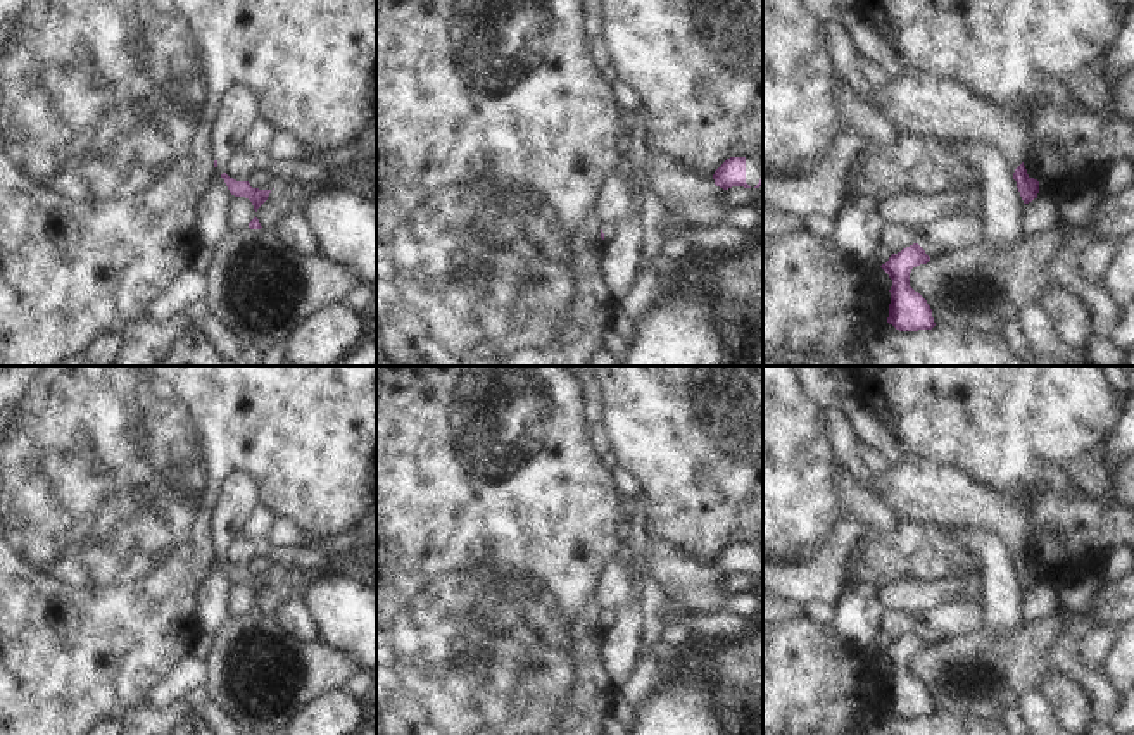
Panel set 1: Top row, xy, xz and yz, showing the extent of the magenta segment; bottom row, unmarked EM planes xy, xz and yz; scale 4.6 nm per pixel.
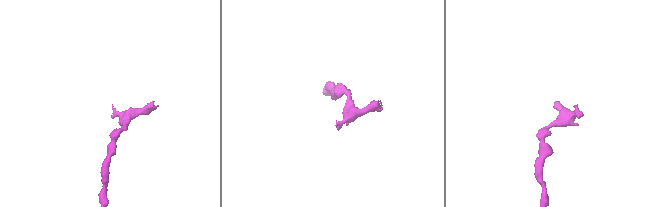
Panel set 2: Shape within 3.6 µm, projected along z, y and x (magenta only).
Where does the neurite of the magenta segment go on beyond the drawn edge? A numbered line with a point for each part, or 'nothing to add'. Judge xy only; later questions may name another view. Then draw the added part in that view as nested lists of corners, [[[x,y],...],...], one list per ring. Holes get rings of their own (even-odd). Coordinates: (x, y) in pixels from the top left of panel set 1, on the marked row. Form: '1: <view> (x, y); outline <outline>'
1: xy (240, 109); outline [[[233,88],[224,97],[224,107],[217,110],[217,121],[211,131],[211,150],[217,160],[217,171],[228,169],[228,159],[238,150],[252,122],[259,119],[259,107],[250,90]]]

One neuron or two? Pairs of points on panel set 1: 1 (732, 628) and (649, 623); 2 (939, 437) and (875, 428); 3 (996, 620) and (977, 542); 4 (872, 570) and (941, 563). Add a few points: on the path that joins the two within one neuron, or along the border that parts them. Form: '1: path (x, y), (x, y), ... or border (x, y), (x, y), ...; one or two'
1: border (665, 597), (658, 613), (661, 627); two
2: border (869, 411), (908, 454); two
3: path (996, 601), (996, 561); one
4: path (889, 563), (924, 563); one

